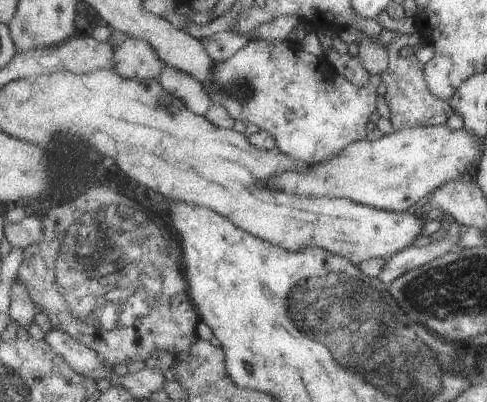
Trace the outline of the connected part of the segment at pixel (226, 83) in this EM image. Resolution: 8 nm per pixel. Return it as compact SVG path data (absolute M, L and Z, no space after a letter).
M250 40L231 58L216 62L212 88L212 102L225 105L233 118L251 122L270 132L282 153L309 165L332 159L351 143L367 138L369 118L377 110L381 91L370 83L357 88L329 62L326 56L307 54L304 50L291 48L292 42L281 41L271 44L266 40Z

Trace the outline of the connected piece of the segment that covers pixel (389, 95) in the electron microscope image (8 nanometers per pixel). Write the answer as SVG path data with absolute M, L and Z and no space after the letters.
M418 33L414 35L399 35L387 45L390 56L390 68L382 72L381 80L386 86L386 104L390 109L390 122L395 131L405 127L445 125L449 116L454 113L450 101L437 98L428 87L425 69L426 64L415 55L407 54L406 48L416 45L422 38Z

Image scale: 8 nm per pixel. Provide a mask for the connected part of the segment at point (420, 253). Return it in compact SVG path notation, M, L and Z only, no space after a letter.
M455 220L443 238L431 241L425 246L407 247L393 255L380 272L379 278L391 286L395 280L410 270L419 268L451 251L456 252L457 244L461 240L461 228L460 223Z

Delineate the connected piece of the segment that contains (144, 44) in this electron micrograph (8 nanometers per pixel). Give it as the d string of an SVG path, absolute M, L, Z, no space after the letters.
M133 37L114 48L114 61L113 71L138 81L159 78L166 67L148 40Z

